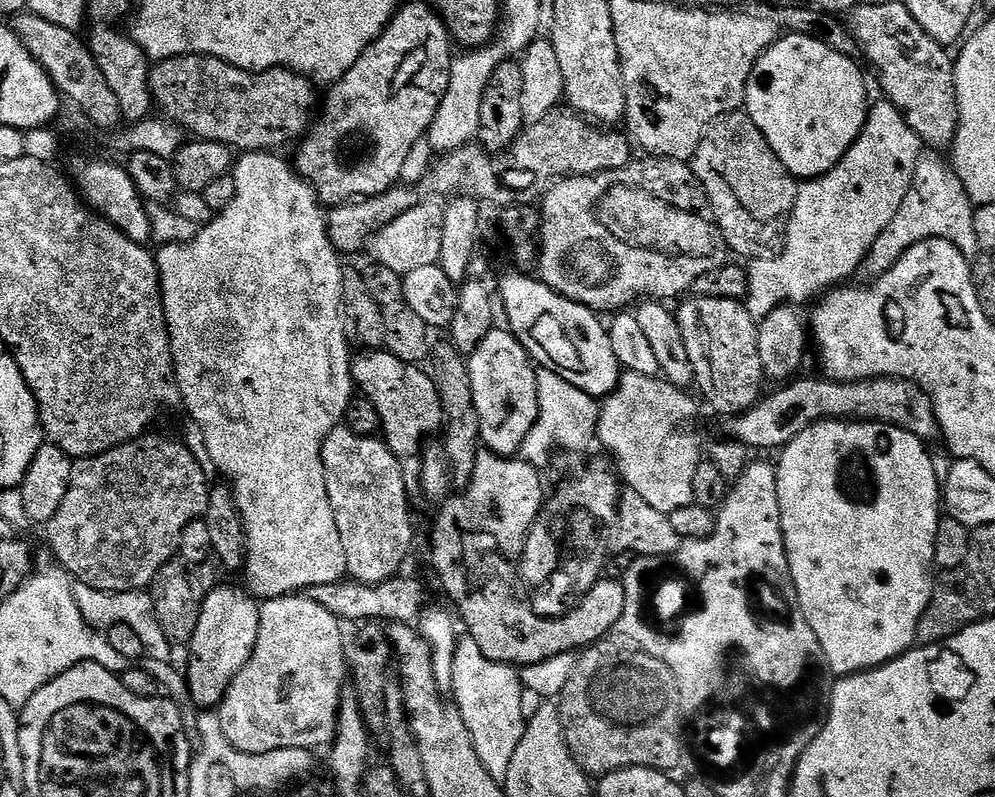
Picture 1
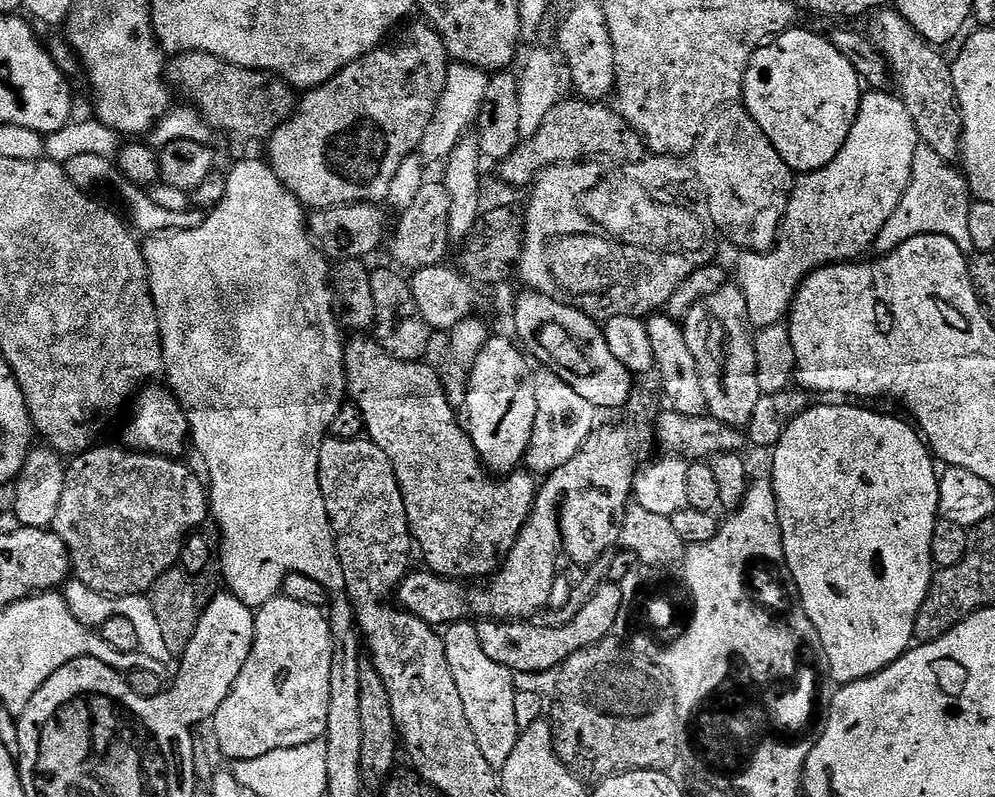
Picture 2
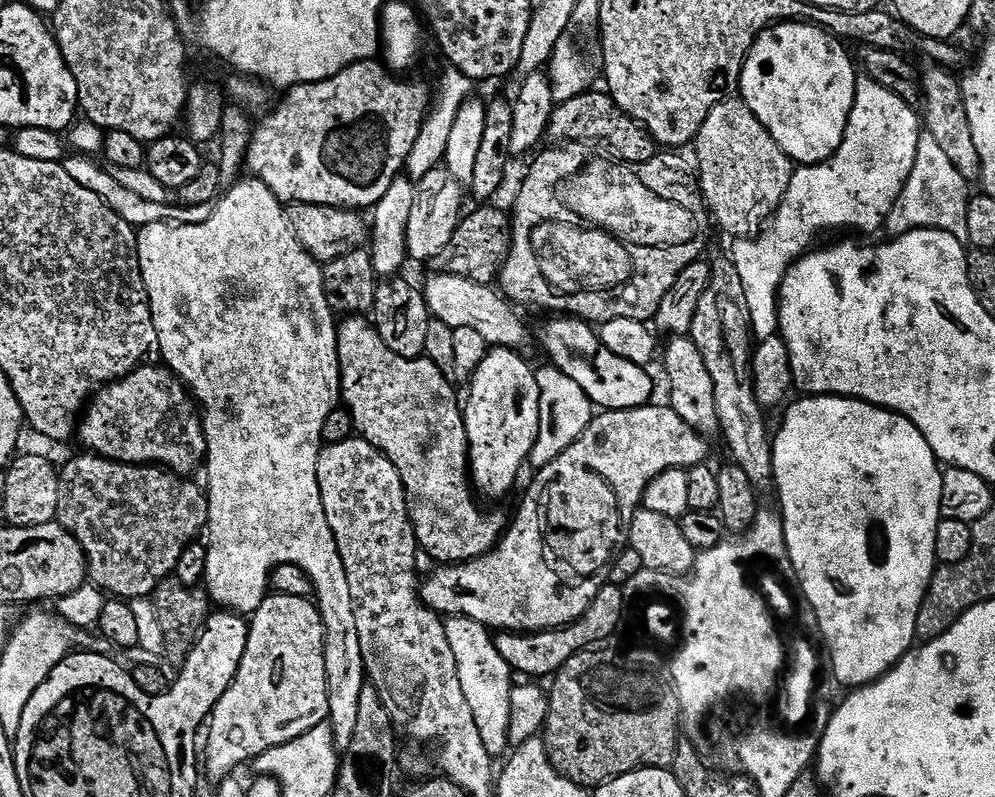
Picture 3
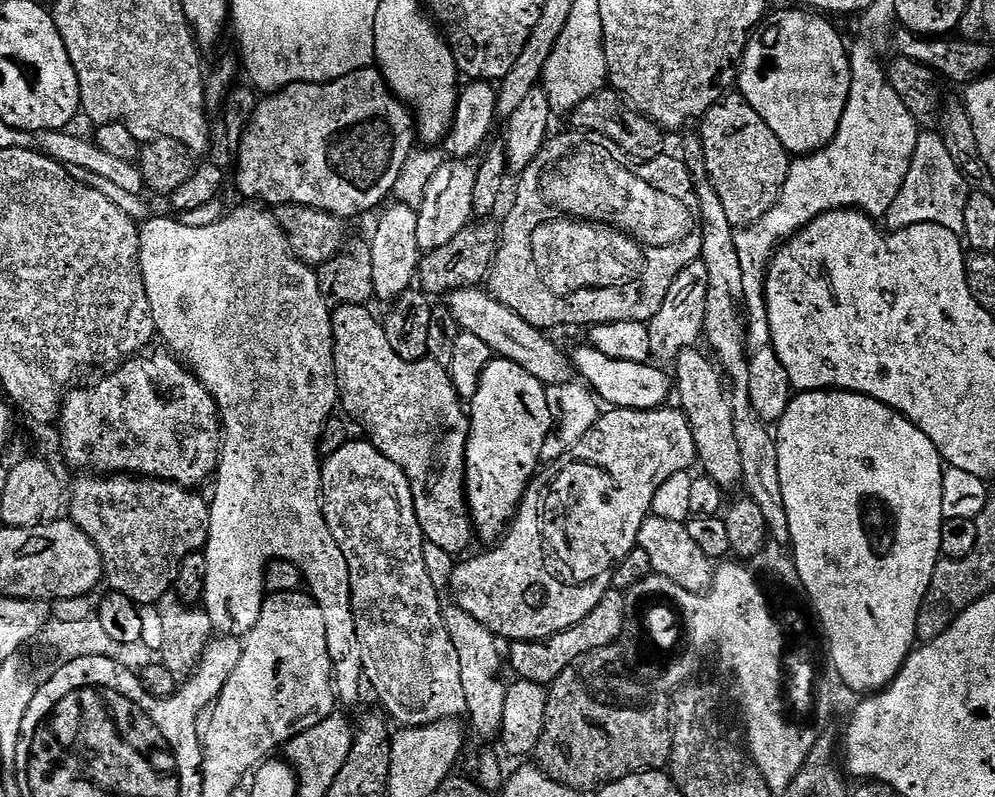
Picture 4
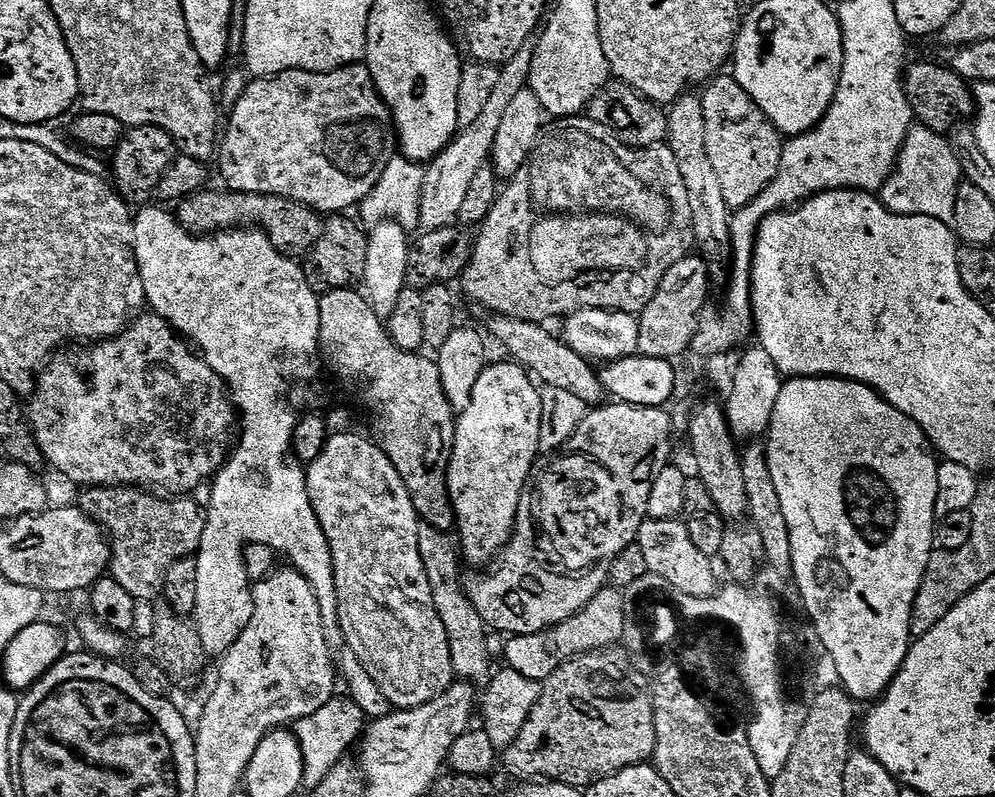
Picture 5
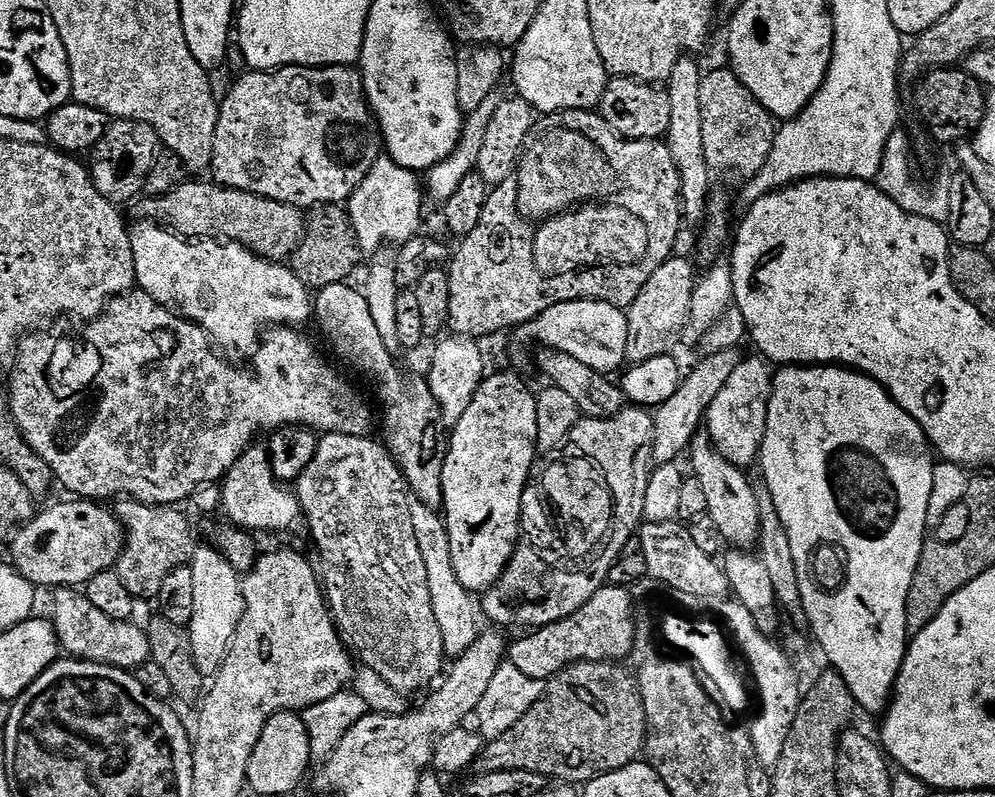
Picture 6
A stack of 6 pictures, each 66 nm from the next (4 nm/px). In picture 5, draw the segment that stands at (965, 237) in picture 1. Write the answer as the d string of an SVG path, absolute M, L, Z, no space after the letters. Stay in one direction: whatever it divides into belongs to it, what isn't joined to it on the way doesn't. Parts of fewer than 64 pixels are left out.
M916 122L909 128L908 137L900 148L894 174L885 180L878 195L885 208L900 216L929 216L951 225L956 187L961 182L961 162L949 144L949 137Z

